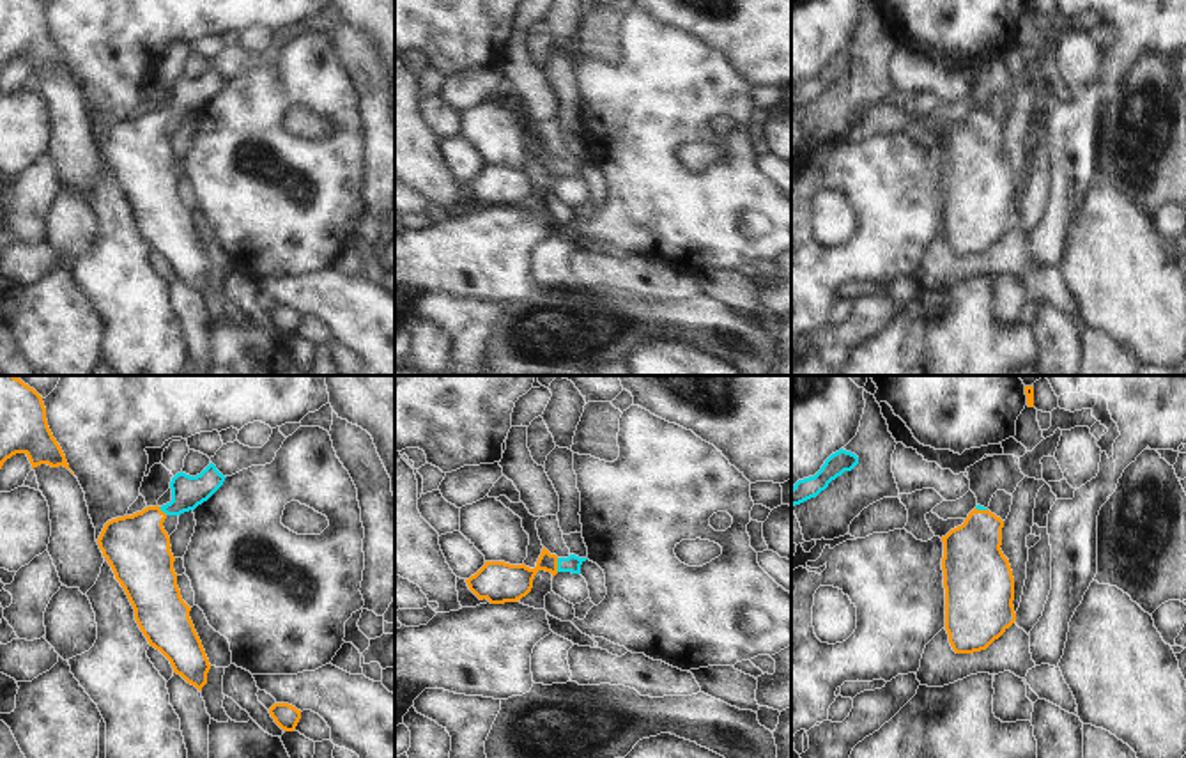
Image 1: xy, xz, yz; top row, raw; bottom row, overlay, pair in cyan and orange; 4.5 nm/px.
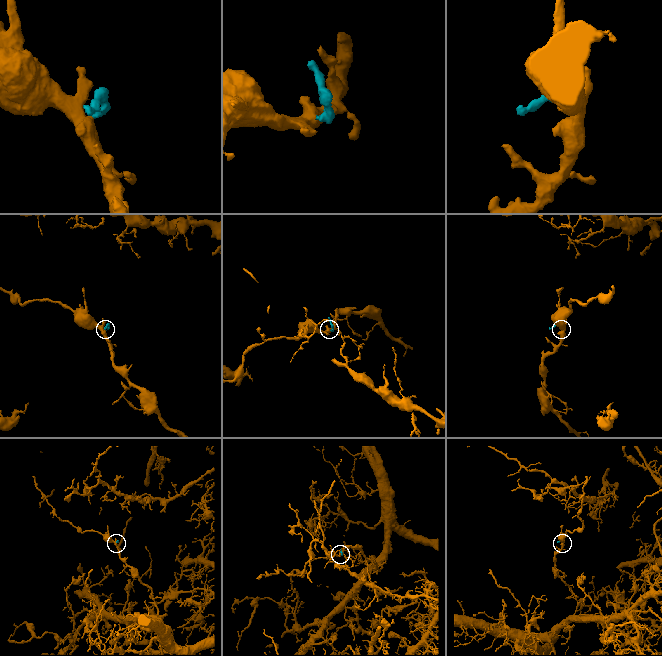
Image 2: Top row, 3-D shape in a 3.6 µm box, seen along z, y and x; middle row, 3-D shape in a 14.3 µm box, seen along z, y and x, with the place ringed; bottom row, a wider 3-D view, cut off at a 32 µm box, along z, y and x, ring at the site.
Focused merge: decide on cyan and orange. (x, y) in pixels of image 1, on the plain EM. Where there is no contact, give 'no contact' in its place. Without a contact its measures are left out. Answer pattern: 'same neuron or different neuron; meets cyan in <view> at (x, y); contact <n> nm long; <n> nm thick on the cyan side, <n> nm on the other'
same neuron; meets cyan in xz at (558, 169); contact 60 nm long; 80 nm thick on the cyan side, 180 nm on the other

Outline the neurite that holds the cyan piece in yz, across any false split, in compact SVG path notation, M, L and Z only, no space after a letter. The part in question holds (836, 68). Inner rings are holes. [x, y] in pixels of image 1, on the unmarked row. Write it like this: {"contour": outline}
{"contour": "M841 51L839 55L832 57L814 80L798 83L791 90L791 110L816 101L832 83L841 80L844 74L851 74L857 67L859 60L851 55Z"}

